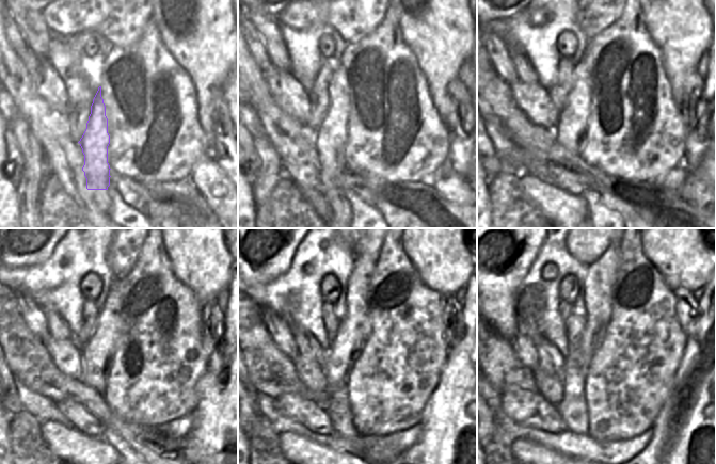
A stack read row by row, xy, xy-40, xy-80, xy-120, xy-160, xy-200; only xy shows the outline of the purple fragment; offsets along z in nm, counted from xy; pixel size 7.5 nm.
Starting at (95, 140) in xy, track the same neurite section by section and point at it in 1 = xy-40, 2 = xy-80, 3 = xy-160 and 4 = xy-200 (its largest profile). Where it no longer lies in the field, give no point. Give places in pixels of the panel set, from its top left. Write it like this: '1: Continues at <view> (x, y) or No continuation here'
1: Continues at xy-40 (331, 137)
2: Continues at xy-80 (570, 132)
3: Continues at xy-160 (353, 330)
4: Continues at xy-200 (598, 285).

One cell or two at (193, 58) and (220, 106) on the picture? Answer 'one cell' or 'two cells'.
two cells

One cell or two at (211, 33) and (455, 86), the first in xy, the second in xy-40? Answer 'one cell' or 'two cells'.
two cells

